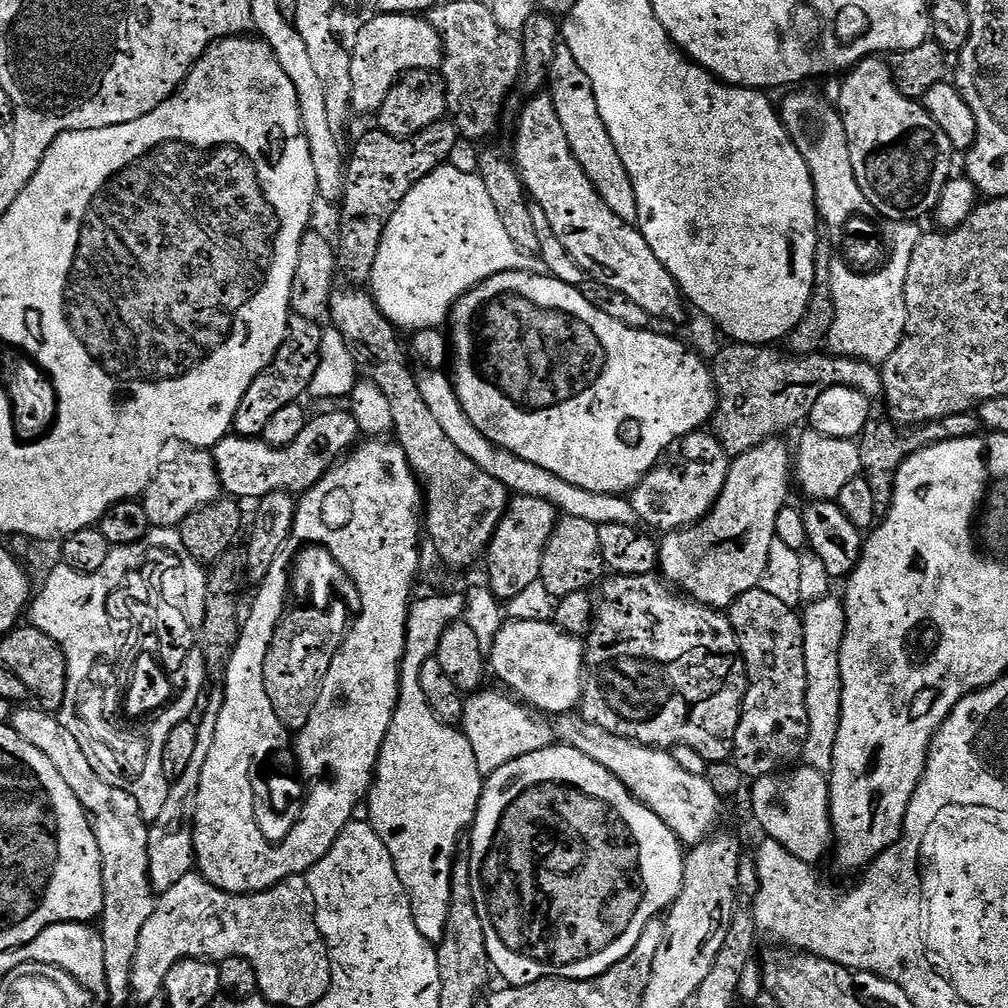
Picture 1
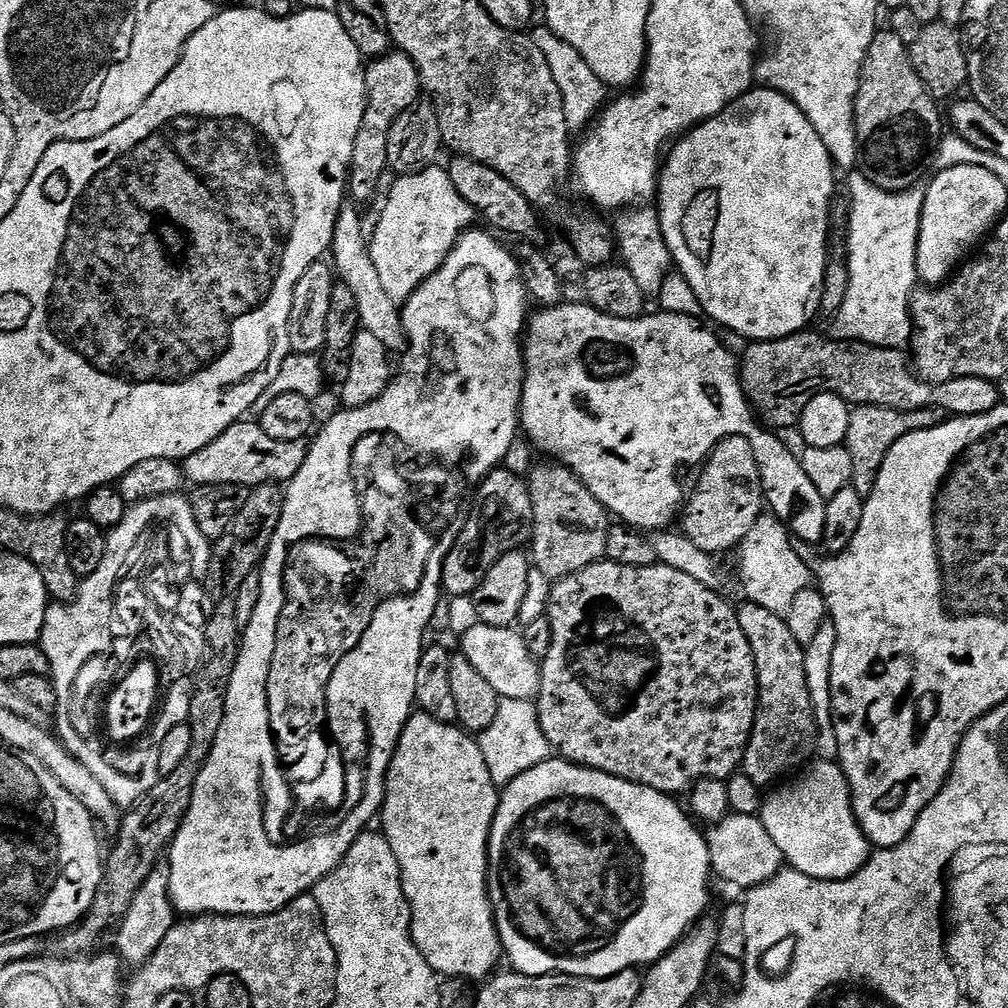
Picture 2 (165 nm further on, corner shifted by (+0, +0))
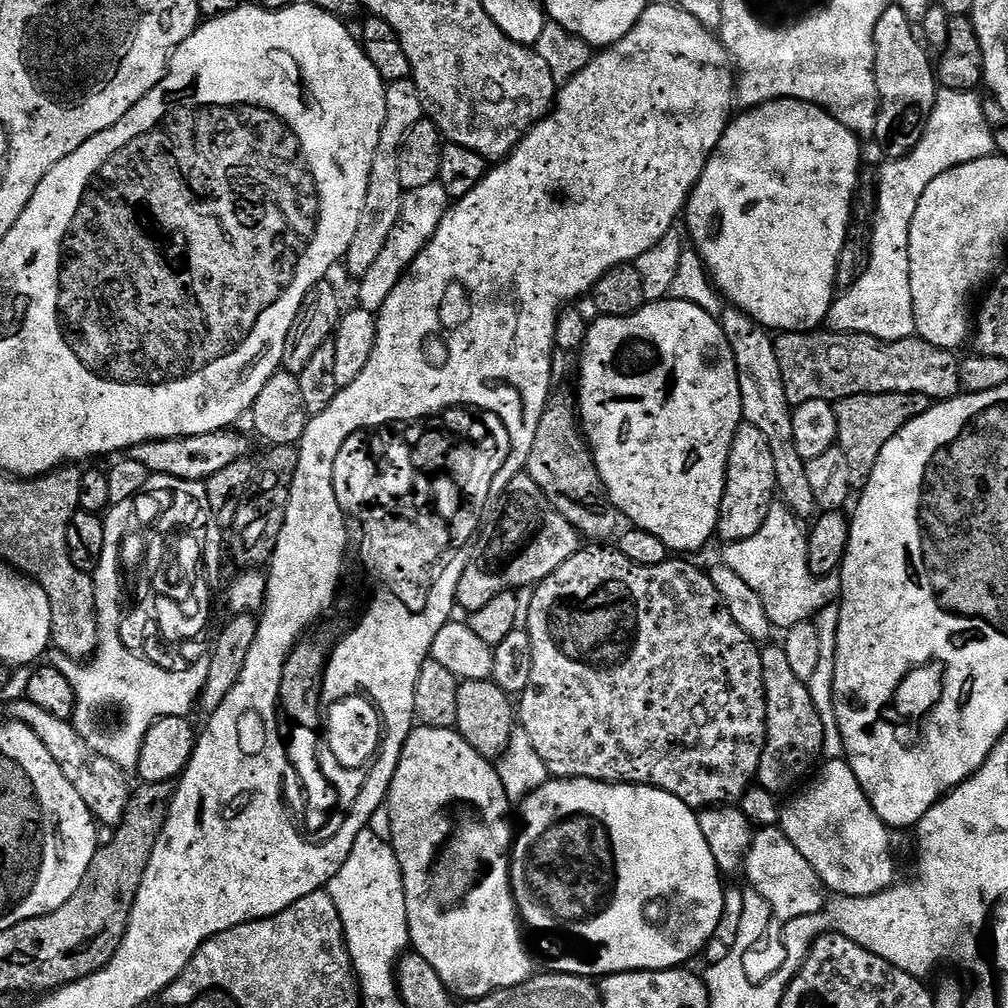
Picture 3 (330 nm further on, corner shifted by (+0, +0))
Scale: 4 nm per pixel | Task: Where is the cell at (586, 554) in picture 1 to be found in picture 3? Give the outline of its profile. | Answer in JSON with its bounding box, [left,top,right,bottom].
[526,387,622,542]

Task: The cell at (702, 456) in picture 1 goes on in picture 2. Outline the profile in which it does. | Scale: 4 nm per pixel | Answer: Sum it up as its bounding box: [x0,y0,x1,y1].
[682,436,765,557]

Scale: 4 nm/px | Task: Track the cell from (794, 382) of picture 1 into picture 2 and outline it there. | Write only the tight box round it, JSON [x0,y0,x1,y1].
[738,331,1002,429]

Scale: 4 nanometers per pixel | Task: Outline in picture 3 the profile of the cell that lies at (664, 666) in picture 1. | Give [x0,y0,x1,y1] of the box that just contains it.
[518,546,768,810]

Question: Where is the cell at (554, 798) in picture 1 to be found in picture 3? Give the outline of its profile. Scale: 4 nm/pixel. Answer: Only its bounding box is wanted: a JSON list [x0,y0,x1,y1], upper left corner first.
[510,778,724,978]

